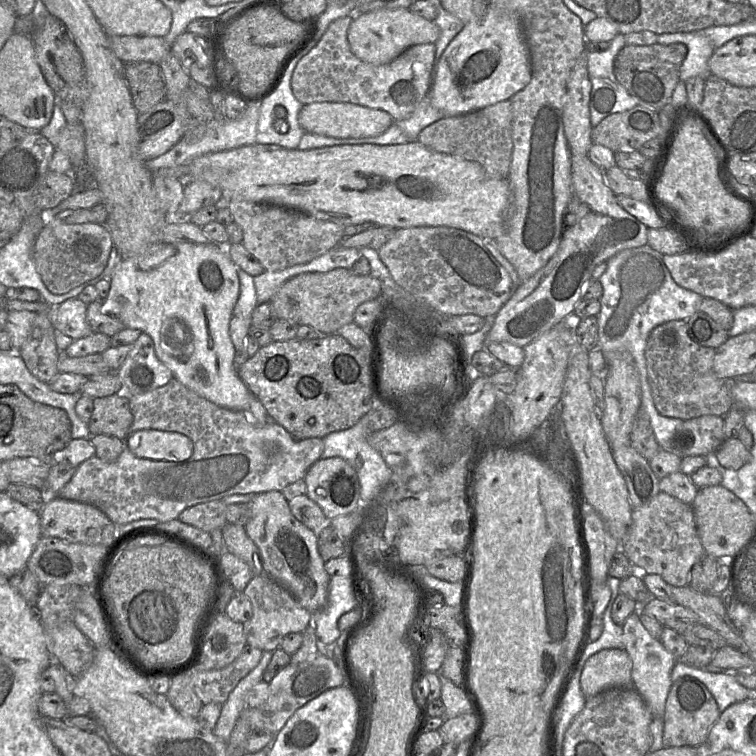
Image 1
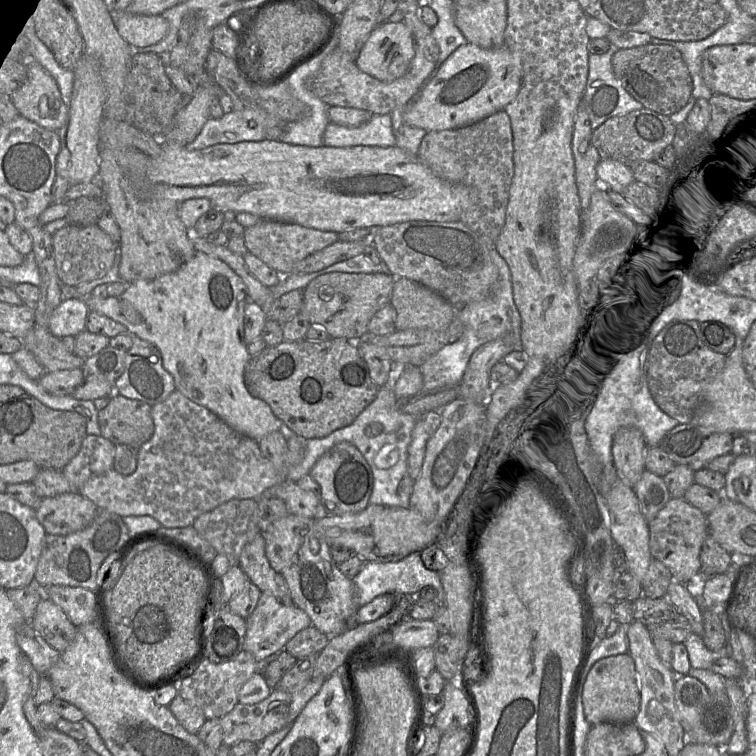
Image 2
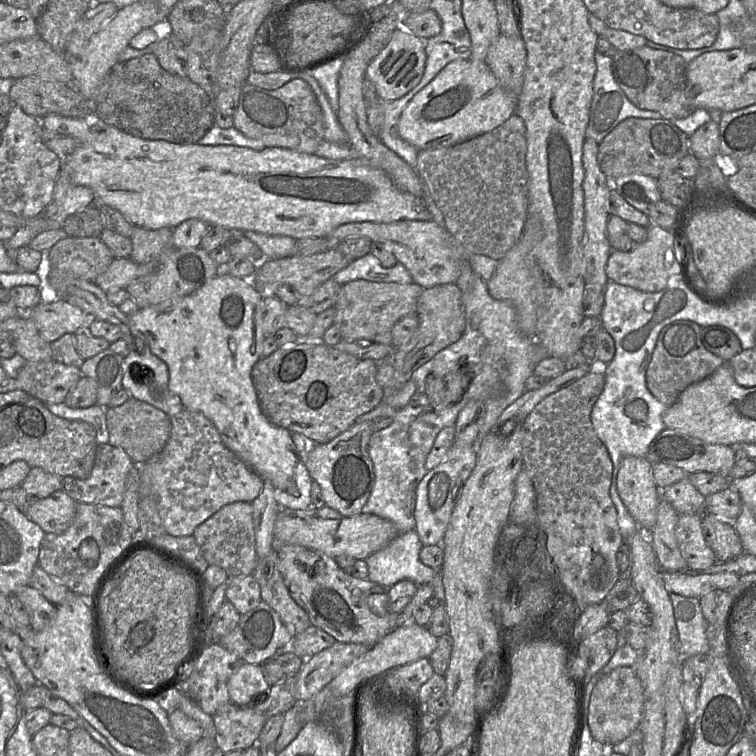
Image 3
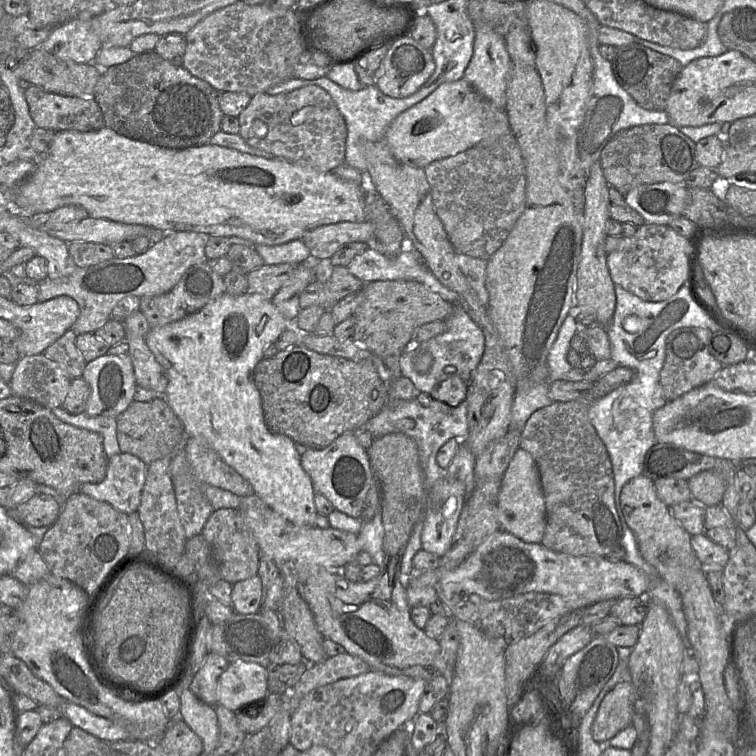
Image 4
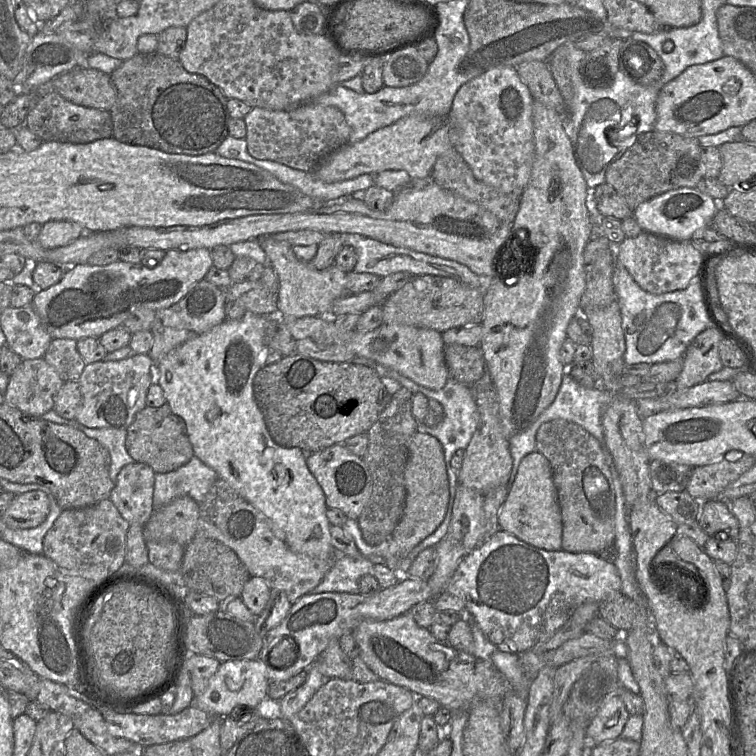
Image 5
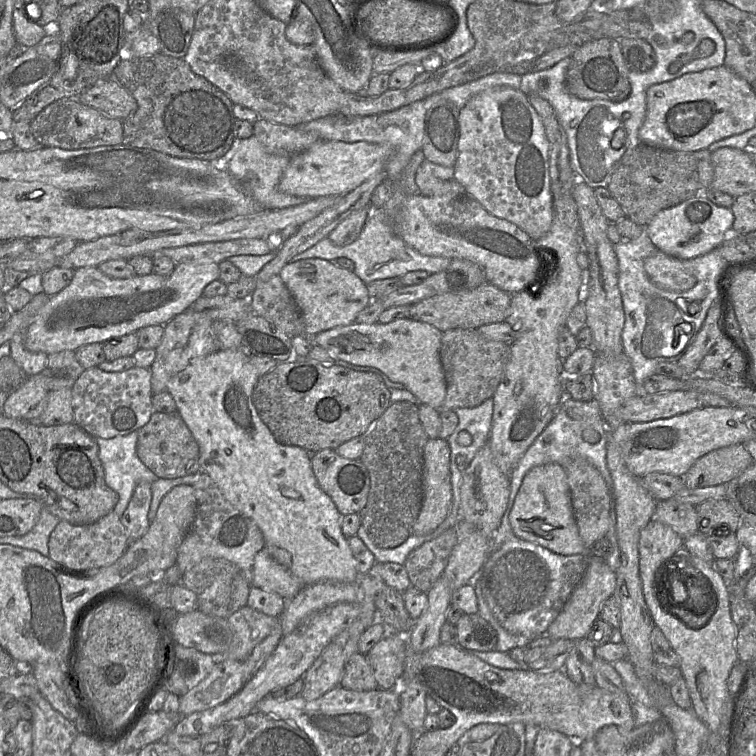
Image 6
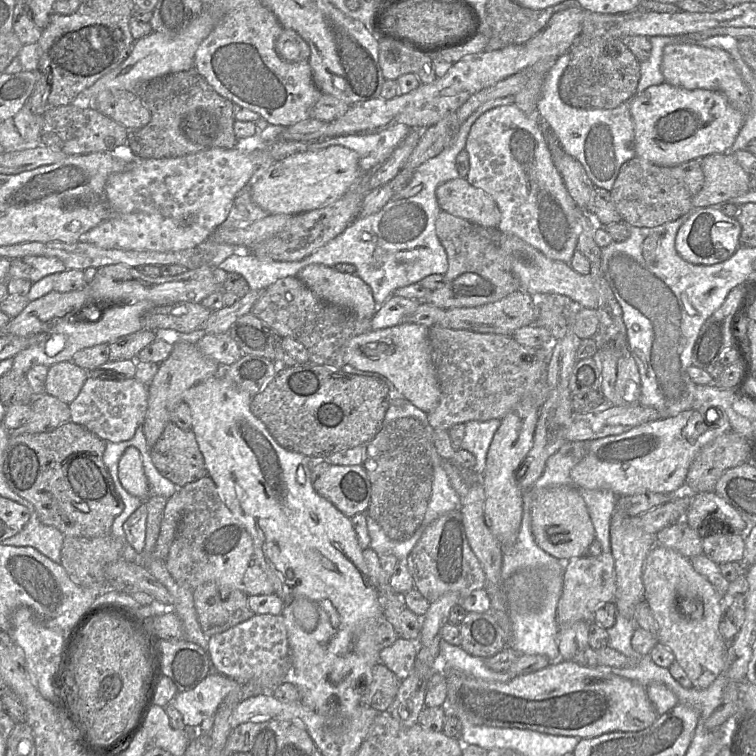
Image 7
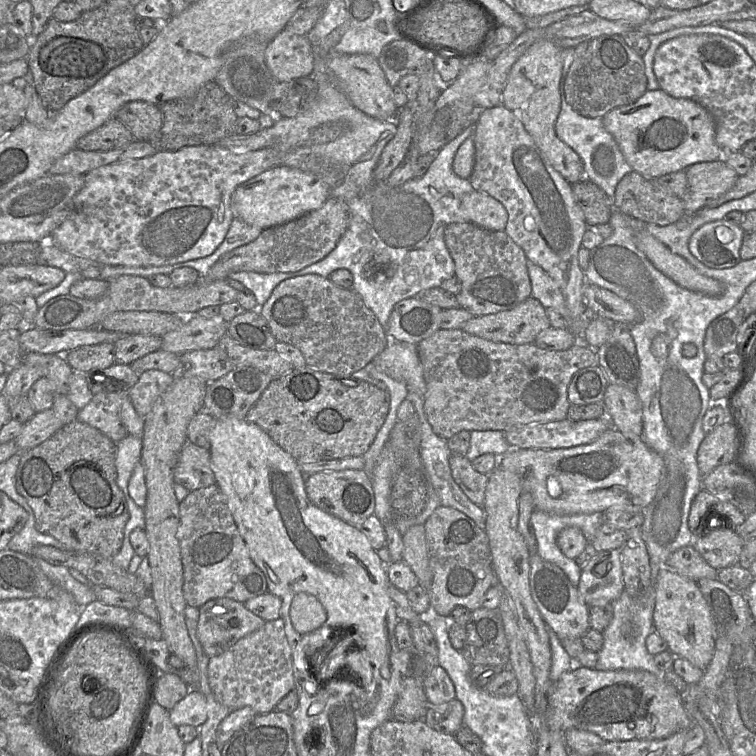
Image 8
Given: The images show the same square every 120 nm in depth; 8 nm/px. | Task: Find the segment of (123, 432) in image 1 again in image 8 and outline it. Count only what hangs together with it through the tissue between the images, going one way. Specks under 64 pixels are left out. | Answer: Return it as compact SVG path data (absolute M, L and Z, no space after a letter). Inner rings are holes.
M187 441L179 453L174 480L189 491L216 484L209 450Z

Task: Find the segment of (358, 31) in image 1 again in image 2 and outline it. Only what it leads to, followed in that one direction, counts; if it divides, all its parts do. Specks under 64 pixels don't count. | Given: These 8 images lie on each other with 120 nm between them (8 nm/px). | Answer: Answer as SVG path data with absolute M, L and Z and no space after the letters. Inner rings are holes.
M385 21L372 31L356 64L374 78L391 82L407 72L414 55L414 41L407 25L403 21Z

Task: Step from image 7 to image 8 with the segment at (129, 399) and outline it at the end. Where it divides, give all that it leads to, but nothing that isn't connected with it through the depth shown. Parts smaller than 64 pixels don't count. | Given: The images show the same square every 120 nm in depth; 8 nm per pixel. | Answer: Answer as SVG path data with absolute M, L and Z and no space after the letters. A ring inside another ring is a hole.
M129 391L94 394L91 401L78 411L77 420L98 429L117 443L128 435L120 419L121 406L128 399Z

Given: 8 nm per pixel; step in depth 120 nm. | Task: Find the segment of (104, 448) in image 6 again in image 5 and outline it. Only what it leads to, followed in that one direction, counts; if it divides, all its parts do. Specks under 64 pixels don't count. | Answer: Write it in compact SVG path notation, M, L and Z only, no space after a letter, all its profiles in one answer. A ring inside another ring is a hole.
M53 410L41 416L42 419L56 424L74 427L82 431L86 436L99 442L109 453L110 456L110 479L115 483L120 470L134 461L125 447L126 430L118 428L87 428L81 425L76 419L67 420L60 417Z

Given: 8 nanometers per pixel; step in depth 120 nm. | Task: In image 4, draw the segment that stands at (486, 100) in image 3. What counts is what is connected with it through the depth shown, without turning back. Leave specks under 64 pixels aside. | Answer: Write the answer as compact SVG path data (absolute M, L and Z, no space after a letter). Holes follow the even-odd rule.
M464 79L444 83L421 102L399 114L388 126L384 141L398 163L424 169L434 161L471 147L487 147L511 132L506 110L493 106Z

